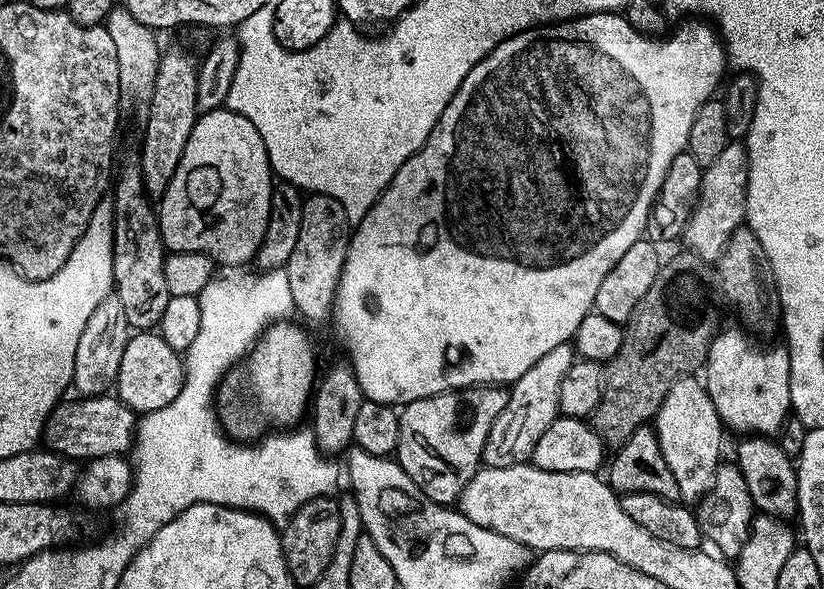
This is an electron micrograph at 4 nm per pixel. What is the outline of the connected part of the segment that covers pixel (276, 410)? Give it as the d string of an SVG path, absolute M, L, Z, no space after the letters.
M292 323L269 324L252 351L220 382L218 419L237 442L256 442L273 430L291 429L309 411L318 380L316 352L311 338Z

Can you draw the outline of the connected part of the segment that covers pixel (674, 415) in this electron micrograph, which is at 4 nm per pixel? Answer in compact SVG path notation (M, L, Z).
M696 378L674 381L654 417L654 431L662 458L666 458L666 466L670 466L674 482L678 482L680 500L688 506L699 502L714 482L716 470L722 463L720 447L726 435L710 394L699 379L692 379Z

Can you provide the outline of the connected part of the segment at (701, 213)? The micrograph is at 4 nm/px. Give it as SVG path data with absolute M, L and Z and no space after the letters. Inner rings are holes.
M729 141L719 158L704 168L700 197L687 226L684 227L682 242L689 251L695 252L708 263L719 261L730 238L747 217L748 174L747 147L741 141Z

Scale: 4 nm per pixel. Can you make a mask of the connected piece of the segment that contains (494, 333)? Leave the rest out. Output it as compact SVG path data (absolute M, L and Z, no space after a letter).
M595 12L589 16L578 16L574 20L561 20L554 24L527 28L525 32L519 32L516 36L503 40L491 54L482 58L482 62L478 62L478 66L474 66L474 70L470 70L470 74L466 74L462 86L458 86L454 98L446 106L442 118L438 118L430 138L426 138L422 147L401 166L398 174L394 174L394 178L388 183L388 188L378 198L378 202L358 221L351 233L348 253L345 264L342 266L340 281L337 284L336 300L332 306L330 320L331 323L336 323L336 332L340 335L341 342L348 344L347 363L351 365L367 399L393 406L403 406L415 400L437 396L443 392L455 392L457 388L511 386L516 383L518 378L522 378L522 374L526 374L526 370L530 370L530 366L534 366L534 362L538 362L543 356L550 354L550 350L554 350L554 346L569 343L573 339L579 324L593 311L598 286L602 286L602 278L606 278L606 274L610 274L610 270L614 270L614 262L618 262L618 258L622 258L622 254L626 254L626 250L630 250L630 246L634 246L634 242L638 242L645 235L648 214L652 211L652 204L660 192L662 178L666 178L666 170L670 170L670 162L674 162L676 155L687 149L690 126L694 126L694 114L698 114L702 105L717 95L716 87L719 86L720 79L724 76L726 53L719 31L711 23L700 18L688 18L685 21L685 24L673 36L665 35L663 38L653 38L651 35L634 30L634 26L630 26L627 16L615 12Z

